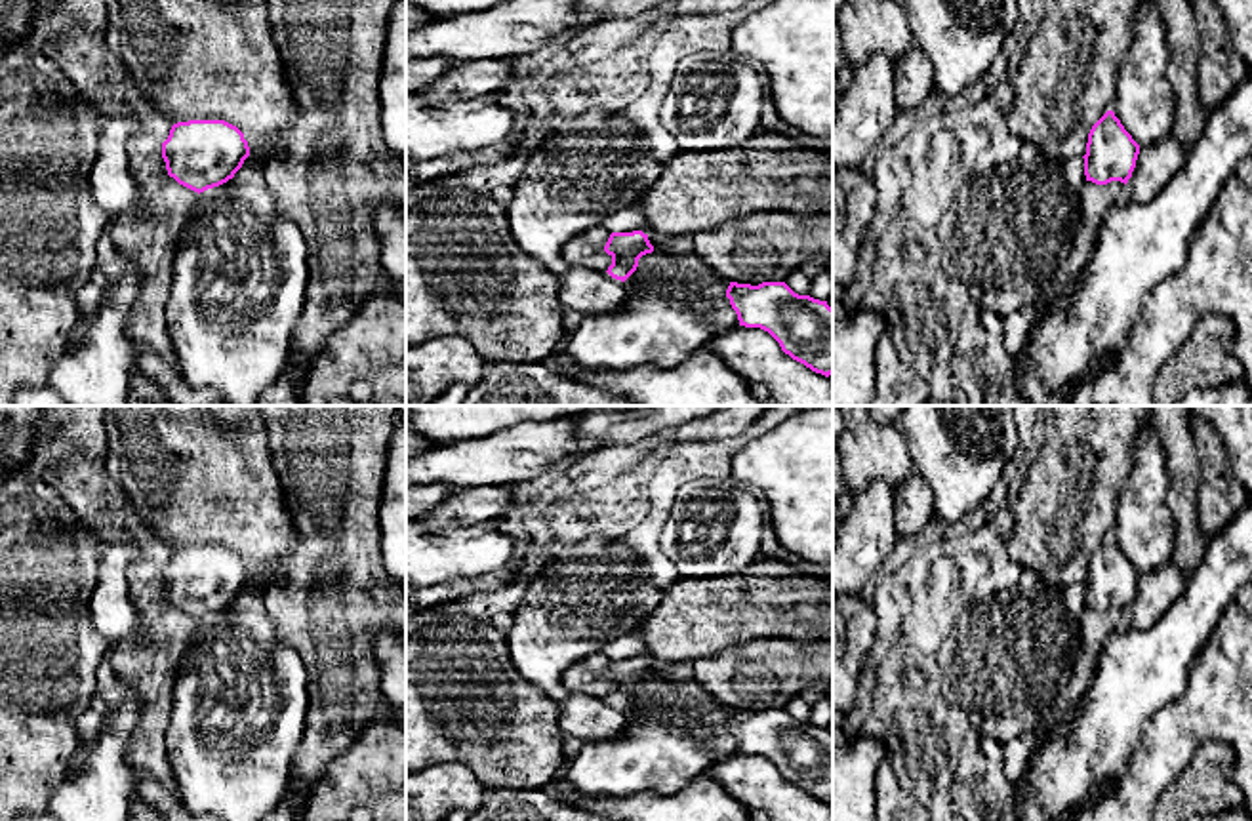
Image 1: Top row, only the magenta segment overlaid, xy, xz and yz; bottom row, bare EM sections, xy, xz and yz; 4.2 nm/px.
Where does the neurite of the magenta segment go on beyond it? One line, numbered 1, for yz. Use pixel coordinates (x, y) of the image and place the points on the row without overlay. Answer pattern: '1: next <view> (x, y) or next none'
1: next none

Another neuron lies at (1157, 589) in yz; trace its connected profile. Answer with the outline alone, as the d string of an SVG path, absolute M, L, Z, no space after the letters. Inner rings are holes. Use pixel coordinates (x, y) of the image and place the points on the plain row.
M1170 560L1159 570L1140 575L1136 594L1126 610L1126 627L1145 631L1185 591L1187 575Z

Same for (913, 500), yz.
M913 472L896 488L896 530L899 535L917 535L934 518L934 493L924 478Z

